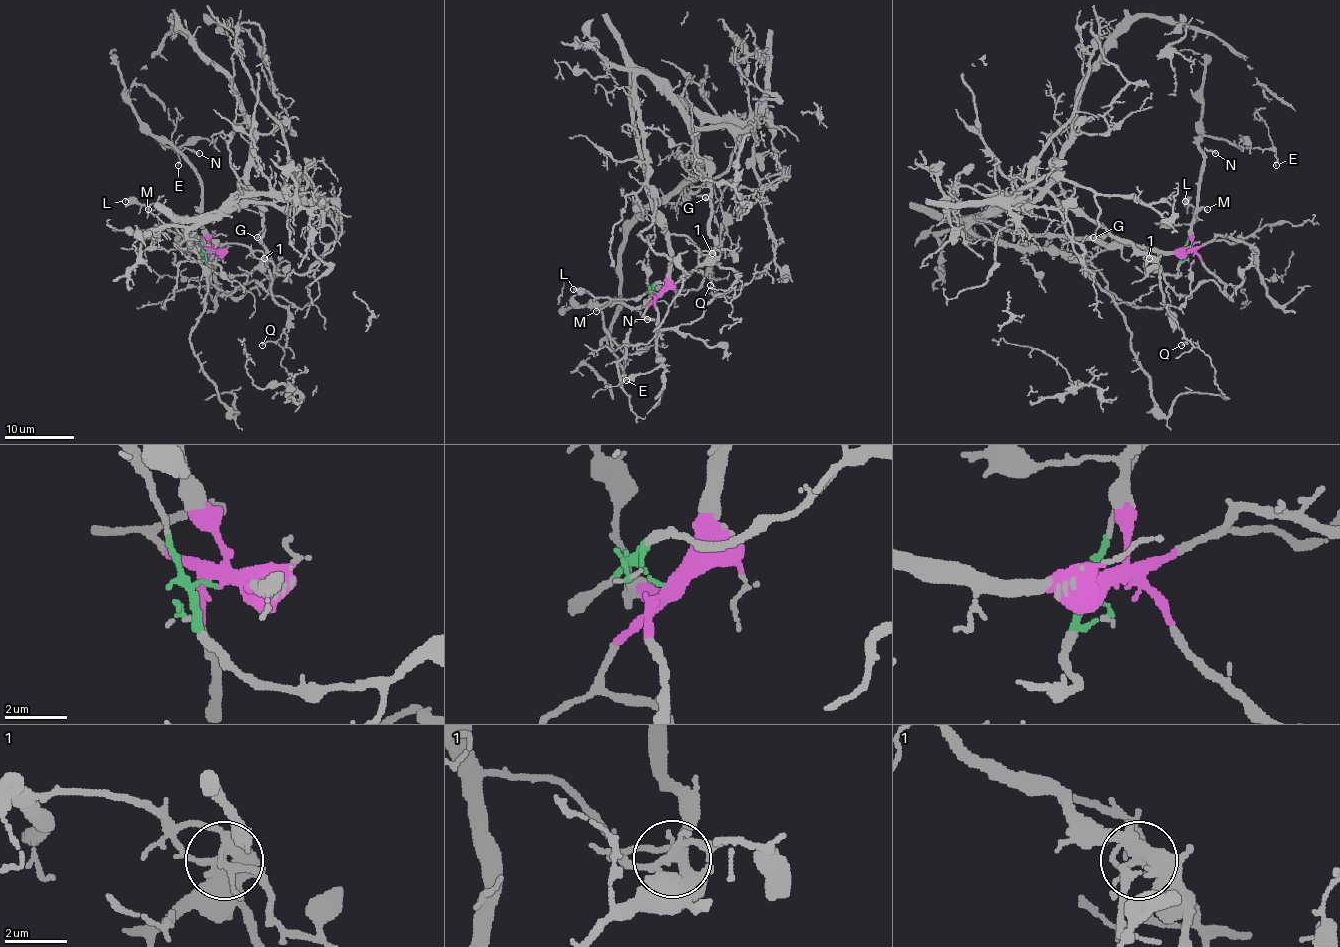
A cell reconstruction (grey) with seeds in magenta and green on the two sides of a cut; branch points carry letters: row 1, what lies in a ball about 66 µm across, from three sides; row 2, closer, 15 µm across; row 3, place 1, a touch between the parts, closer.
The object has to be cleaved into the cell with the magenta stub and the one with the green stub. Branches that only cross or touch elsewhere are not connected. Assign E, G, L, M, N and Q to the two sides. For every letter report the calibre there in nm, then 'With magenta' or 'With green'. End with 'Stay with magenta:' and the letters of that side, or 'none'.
E: Thickness 120 nm. With magenta
G: Thickness 140 nm. With green
L: Thickness 240 nm. With green
M: Thickness 100 nm. With green
N: Thickness 170 nm. With magenta
Q: Thickness 140 nm. With green
Stay with magenta: E, N

